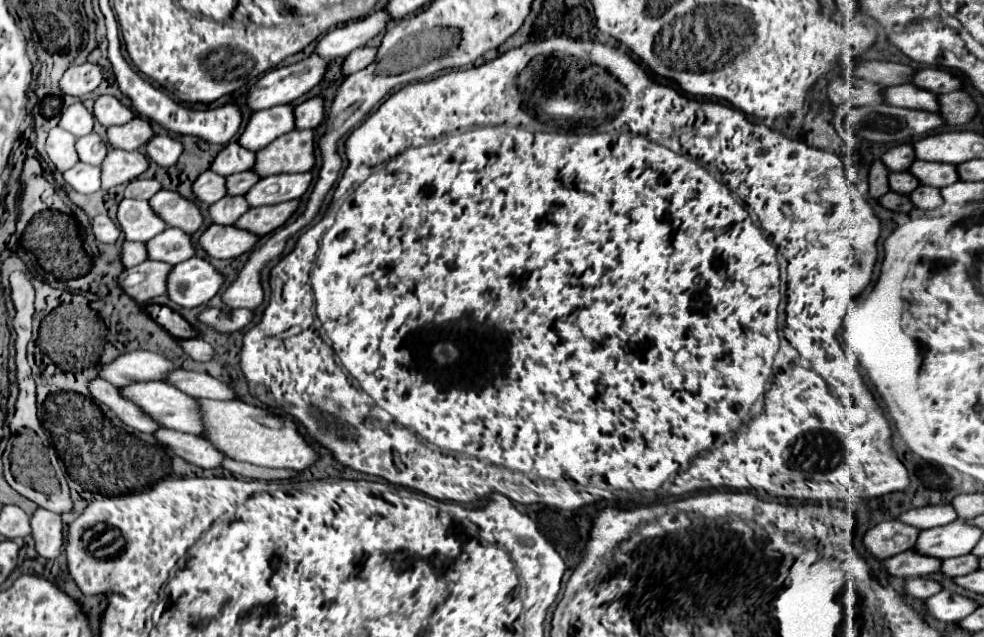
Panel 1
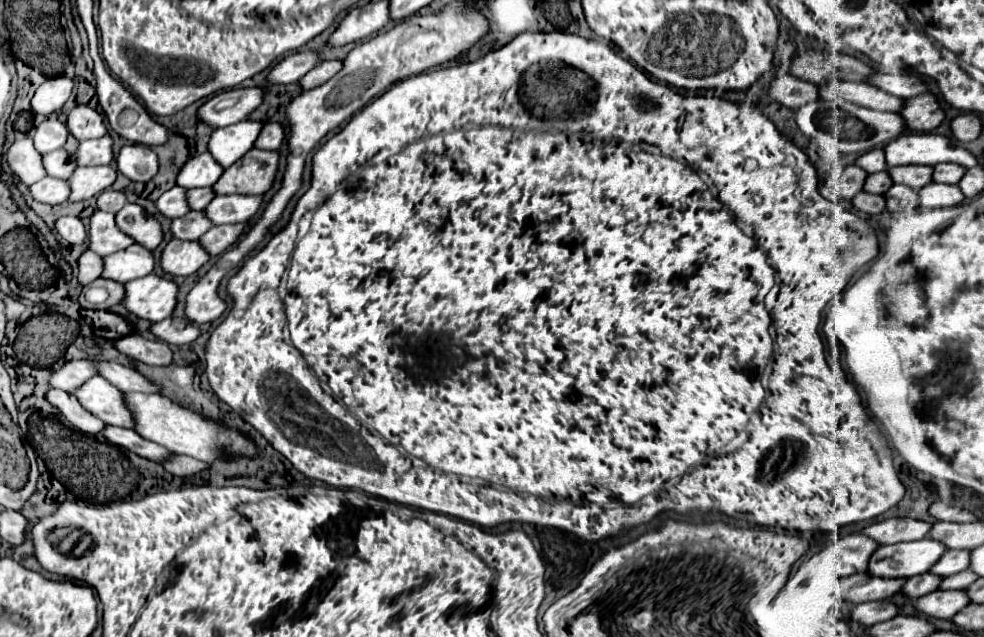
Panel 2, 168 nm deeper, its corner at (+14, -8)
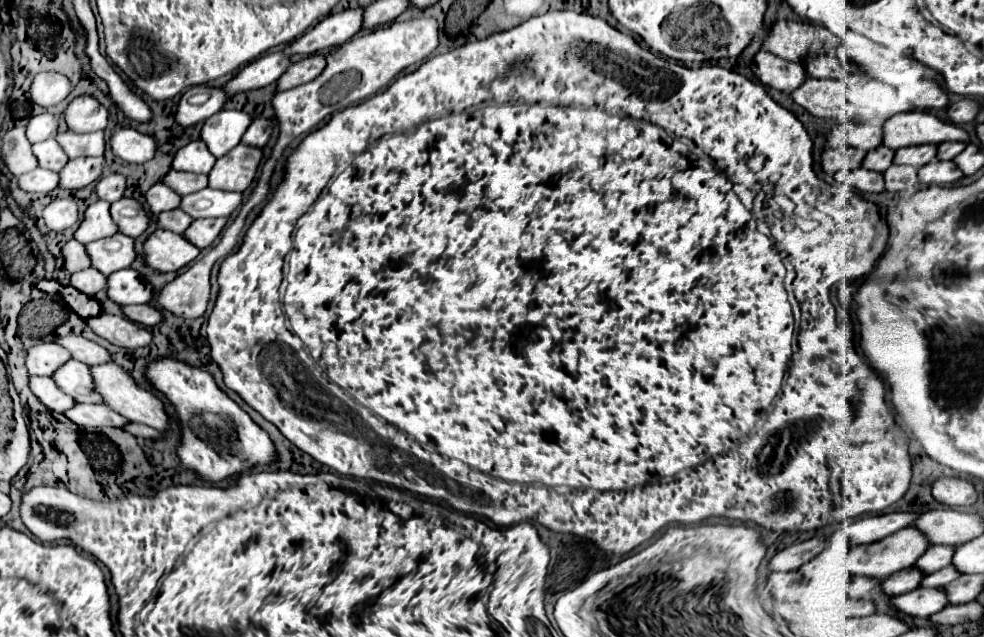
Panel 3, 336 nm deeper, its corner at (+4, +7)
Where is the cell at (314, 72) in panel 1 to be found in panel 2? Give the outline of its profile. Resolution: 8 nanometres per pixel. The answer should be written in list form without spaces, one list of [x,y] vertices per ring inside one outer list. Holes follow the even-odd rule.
[[[240,87],[214,95],[208,103],[198,109],[200,121],[210,127],[226,127],[244,121],[252,111],[256,111],[266,97],[264,87]]]

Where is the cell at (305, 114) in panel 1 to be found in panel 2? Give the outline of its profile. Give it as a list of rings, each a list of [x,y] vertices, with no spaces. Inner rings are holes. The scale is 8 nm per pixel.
[[[266,123],[262,129],[262,135],[258,137],[256,145],[258,149],[280,149],[284,141],[284,127],[280,123]]]

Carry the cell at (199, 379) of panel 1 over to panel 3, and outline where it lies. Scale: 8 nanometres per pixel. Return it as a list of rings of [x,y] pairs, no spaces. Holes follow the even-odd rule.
[[[74,334],[54,336],[52,342],[62,344],[62,348],[66,348],[74,360],[80,360],[80,362],[84,362],[84,364],[110,362],[110,354],[108,354],[102,346],[90,342],[90,340],[82,338],[82,336],[74,336]]]

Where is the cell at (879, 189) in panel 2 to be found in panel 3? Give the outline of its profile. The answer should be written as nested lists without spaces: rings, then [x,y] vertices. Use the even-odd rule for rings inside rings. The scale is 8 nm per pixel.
[[[878,146],[874,150],[870,150],[862,162],[864,168],[868,170],[876,170],[876,172],[884,172],[890,164],[892,164],[892,158],[894,158],[894,152],[886,146]]]

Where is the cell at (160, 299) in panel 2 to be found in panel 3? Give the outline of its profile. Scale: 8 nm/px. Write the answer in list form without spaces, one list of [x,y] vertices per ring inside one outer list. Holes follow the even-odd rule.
[[[124,268],[106,278],[106,294],[112,302],[126,306],[126,304],[146,304],[148,300],[152,300],[154,290],[148,282],[140,278],[136,270]]]

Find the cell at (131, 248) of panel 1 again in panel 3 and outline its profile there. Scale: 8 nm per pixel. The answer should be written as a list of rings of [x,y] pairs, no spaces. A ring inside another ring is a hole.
[[[68,240],[62,246],[62,256],[64,256],[64,270],[68,272],[78,272],[84,268],[90,268],[90,258],[84,250],[84,244],[76,240]]]

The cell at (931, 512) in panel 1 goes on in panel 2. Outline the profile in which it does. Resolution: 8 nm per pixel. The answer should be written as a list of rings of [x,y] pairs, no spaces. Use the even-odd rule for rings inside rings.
[[[884,519],[880,523],[872,523],[862,529],[864,535],[876,539],[880,545],[890,545],[890,543],[900,543],[900,541],[916,541],[924,539],[930,533],[932,523],[926,521],[916,521],[916,519]]]

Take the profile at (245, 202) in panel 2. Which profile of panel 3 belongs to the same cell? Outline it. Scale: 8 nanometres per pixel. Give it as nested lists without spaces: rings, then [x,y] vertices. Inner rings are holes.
[[[204,188],[200,192],[188,194],[180,200],[180,210],[188,212],[188,216],[196,218],[228,218],[242,204],[240,192],[222,192]]]

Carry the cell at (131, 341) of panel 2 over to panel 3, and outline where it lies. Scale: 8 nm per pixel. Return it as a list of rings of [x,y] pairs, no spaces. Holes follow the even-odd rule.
[[[102,314],[102,316],[94,316],[92,320],[84,320],[90,330],[94,334],[98,334],[100,338],[108,340],[114,346],[122,346],[122,348],[142,348],[146,344],[150,344],[152,336],[148,334],[146,328],[138,326],[136,322],[124,318],[124,316],[110,316],[110,314]]]

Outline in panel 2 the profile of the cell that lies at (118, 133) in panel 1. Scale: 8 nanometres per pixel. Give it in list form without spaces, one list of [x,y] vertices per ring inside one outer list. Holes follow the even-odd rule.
[[[104,135],[100,139],[82,141],[74,157],[76,157],[78,165],[110,165],[114,159],[112,145],[114,145],[114,141],[110,135]]]

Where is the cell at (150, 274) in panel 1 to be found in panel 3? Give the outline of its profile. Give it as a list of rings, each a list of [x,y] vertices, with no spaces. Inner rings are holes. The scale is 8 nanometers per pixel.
[[[86,268],[86,270],[70,274],[70,286],[74,286],[86,296],[94,296],[96,292],[106,288],[106,276],[94,268]]]

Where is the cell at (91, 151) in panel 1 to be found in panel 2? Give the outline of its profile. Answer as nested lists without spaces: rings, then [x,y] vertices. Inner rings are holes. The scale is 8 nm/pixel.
[[[58,149],[58,151],[44,155],[44,167],[46,167],[48,175],[68,179],[68,175],[72,175],[76,169],[76,161],[66,149]]]

